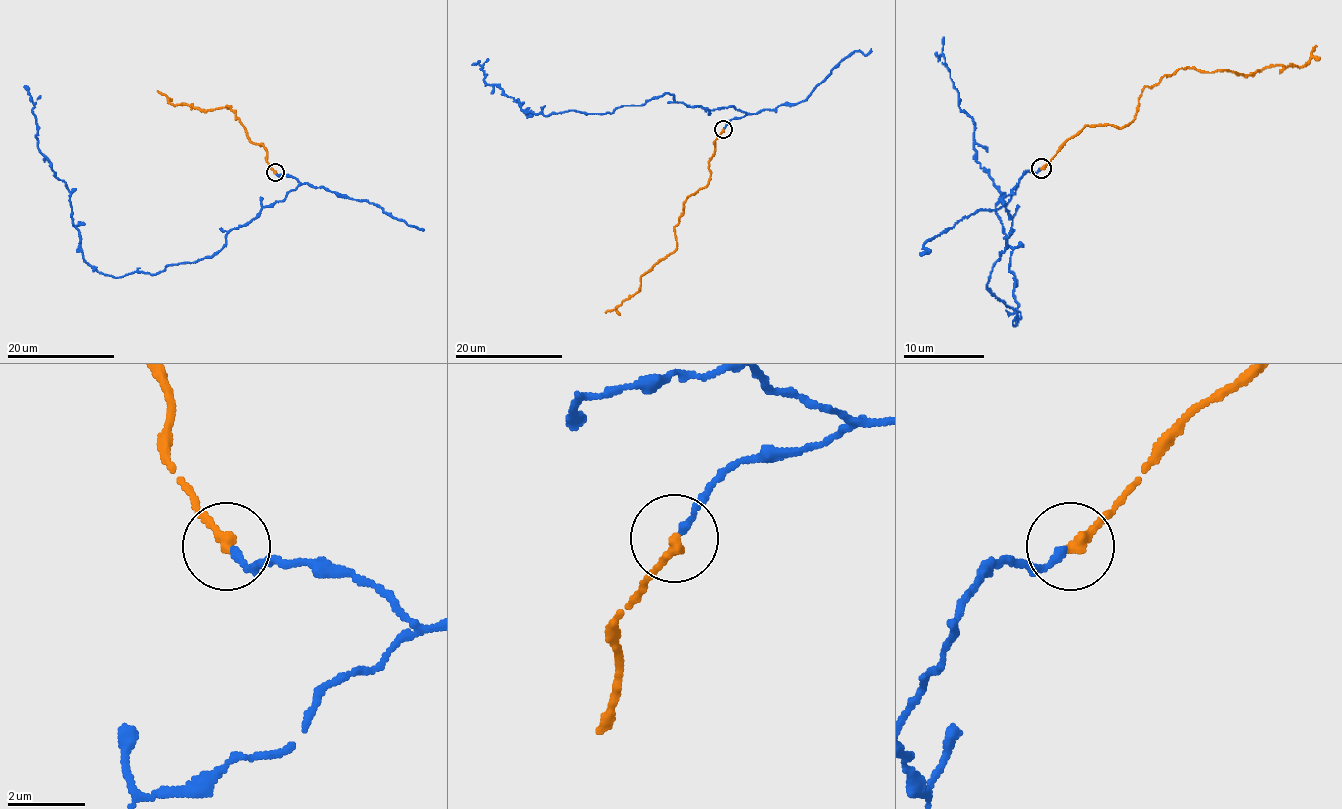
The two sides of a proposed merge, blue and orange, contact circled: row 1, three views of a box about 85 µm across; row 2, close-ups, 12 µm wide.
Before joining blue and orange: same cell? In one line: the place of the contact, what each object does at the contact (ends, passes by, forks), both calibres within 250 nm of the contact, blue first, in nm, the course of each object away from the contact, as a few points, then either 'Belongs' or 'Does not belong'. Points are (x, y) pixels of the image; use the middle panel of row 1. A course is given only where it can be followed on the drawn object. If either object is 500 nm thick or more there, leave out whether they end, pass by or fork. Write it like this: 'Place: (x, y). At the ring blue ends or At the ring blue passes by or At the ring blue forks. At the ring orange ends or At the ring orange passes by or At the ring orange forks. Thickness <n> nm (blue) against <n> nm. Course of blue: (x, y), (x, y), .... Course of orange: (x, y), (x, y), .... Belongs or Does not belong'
Place: (723, 129). At the ring blue ends. At the ring orange ends. Thickness 180 nm (blue) against 280 nm. Course of blue: (724, 128), (746, 114), (667, 94), (603, 114), (522, 110), (473, 64). Course of orange: (722, 130), (714, 142), (707, 184), (686, 200), (674, 228), (677, 248), (640, 277), (640, 288), (605, 312). Belongs

